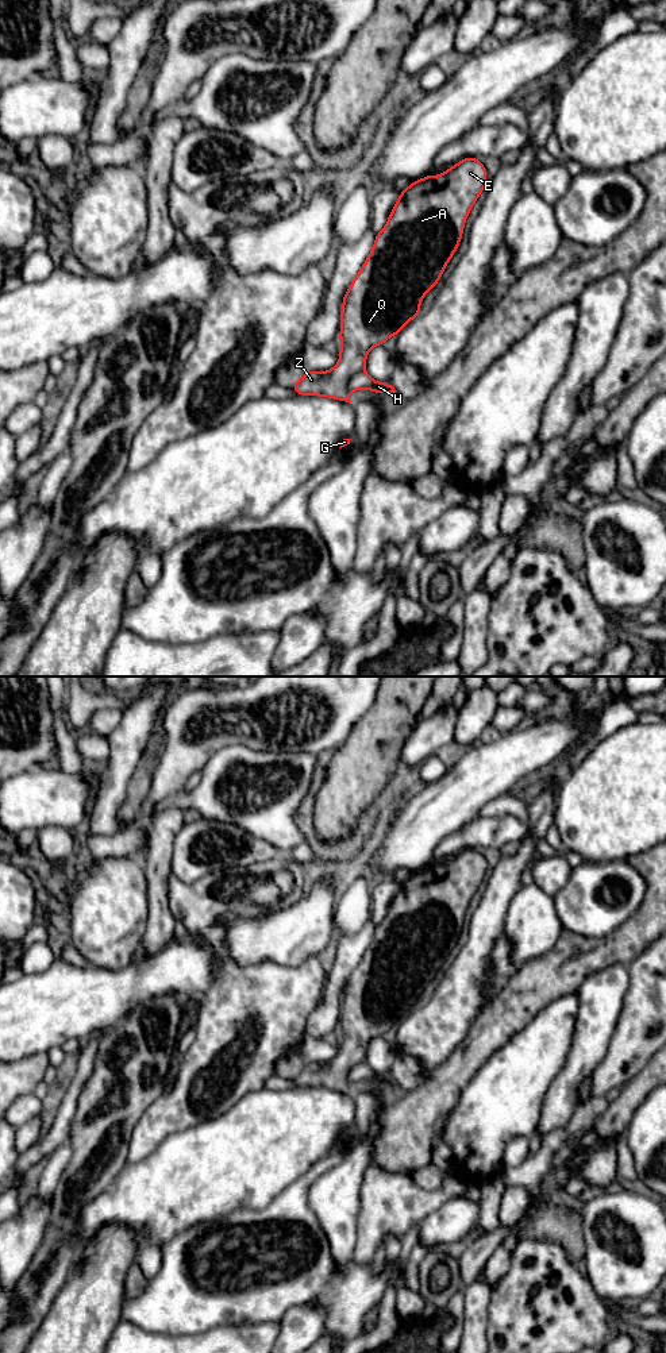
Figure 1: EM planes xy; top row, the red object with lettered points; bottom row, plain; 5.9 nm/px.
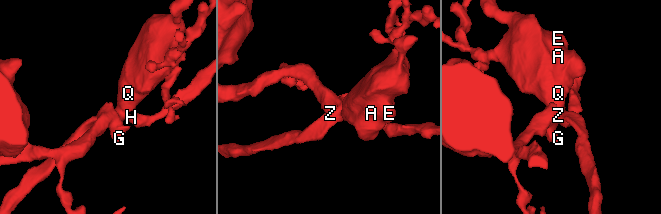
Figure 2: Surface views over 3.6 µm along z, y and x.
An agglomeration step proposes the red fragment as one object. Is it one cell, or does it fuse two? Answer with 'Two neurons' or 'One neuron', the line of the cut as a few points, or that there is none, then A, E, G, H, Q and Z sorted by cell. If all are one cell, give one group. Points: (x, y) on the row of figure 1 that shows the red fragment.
Two neurons. Split along xy (364, 369), (350, 377), (347, 382), (349, 392). Groups: A E G Q Z / H

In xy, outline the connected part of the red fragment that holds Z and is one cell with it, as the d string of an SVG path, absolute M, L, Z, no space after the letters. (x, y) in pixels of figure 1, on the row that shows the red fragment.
M469 157L439 176L428 174L412 181L408 188L399 193L385 227L376 235L370 254L343 296L339 331L342 347L338 363L327 371L305 370L304 375L292 385L296 394L351 402L347 389L350 377L365 370L367 354L373 347L382 346L389 338L397 336L411 320L421 313L420 304L424 296L440 281L447 263L455 254L466 219L486 188L486 178L488 171L484 163L478 158Z

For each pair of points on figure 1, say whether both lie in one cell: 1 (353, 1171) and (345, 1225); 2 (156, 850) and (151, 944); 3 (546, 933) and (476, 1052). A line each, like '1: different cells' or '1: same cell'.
1: same cell
2: same cell
3: different cells

